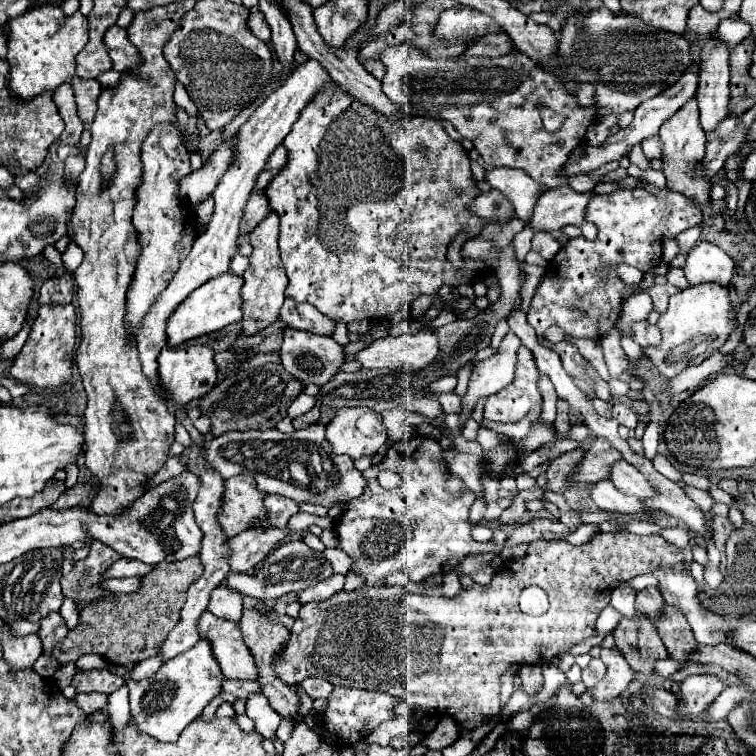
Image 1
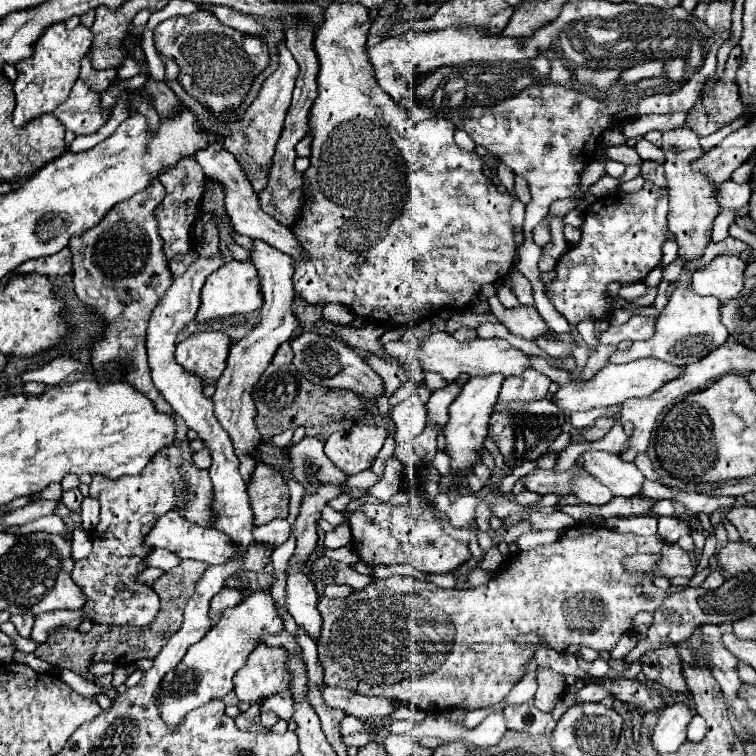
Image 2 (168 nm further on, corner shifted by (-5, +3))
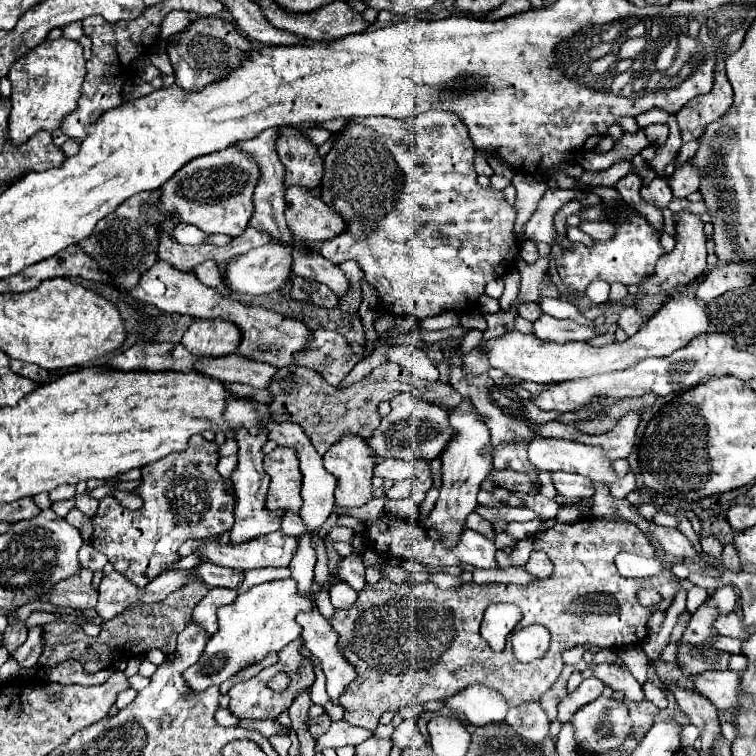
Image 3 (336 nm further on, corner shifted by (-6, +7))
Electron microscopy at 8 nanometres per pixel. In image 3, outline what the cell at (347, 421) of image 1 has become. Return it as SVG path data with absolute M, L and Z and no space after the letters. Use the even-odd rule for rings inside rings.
M341 436L323 456L323 464L325 470L331 472L333 476L339 478L337 490L335 490L335 498L339 506L345 508L355 508L355 506L363 506L367 500L371 500L371 478L373 478L373 456L371 456L371 448L367 444L365 438L361 436Z

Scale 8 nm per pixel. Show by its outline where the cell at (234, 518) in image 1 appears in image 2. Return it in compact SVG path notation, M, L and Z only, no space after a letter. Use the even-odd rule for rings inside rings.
M258 462L252 482L248 484L248 496L254 510L254 524L262 526L276 518L288 518L288 486L278 468Z

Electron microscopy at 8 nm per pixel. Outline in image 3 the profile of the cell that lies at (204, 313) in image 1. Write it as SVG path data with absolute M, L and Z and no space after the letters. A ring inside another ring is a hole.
M265 244L239 256L237 260L231 260L225 266L225 276L223 276L225 286L233 294L237 292L237 294L249 294L249 296L263 296L263 294L271 294L273 290L279 290L285 284L287 276L291 274L291 248L293 246Z

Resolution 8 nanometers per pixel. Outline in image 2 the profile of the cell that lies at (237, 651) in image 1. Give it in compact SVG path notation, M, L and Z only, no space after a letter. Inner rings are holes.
M260 644L246 662L246 668L234 676L234 692L240 702L260 706L264 698L290 688L288 656L284 648L268 648Z

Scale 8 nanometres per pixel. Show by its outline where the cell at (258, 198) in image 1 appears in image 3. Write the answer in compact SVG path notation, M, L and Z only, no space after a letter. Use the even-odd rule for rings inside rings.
M289 186L285 192L287 224L295 240L315 246L345 230L341 216L309 188Z

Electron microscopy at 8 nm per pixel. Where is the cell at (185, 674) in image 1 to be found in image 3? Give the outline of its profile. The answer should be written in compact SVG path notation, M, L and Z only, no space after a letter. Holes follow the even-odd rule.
M293 578L287 580L273 580L265 584L257 584L245 594L239 594L233 604L221 606L217 610L217 624L219 630L209 636L203 656L199 656L197 664L183 672L187 686L193 692L203 692L209 686L219 686L221 682L229 680L239 670L255 664L257 660L265 658L267 652L279 652L283 646L293 642L301 636L301 628L295 620L297 612L307 612L313 608L315 594L319 586L315 584L311 590L311 598L301 598L297 594L297 584Z

